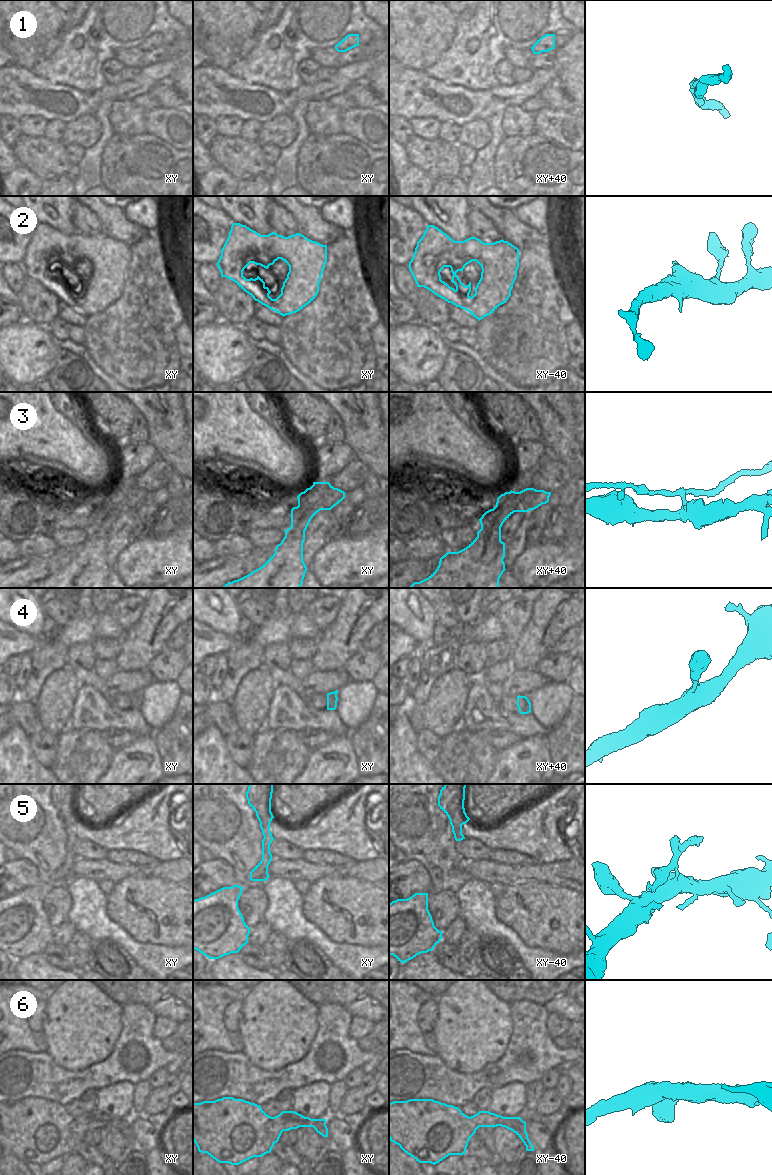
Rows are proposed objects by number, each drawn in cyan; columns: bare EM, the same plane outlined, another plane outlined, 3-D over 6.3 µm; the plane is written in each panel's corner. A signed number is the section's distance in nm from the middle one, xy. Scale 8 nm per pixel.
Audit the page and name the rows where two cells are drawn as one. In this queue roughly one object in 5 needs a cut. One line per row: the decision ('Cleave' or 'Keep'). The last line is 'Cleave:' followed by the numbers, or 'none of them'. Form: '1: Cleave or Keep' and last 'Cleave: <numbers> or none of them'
1: Keep
2: Keep
3: Cleave
4: Keep
5: Keep
6: Keep
Cleave: 3.

